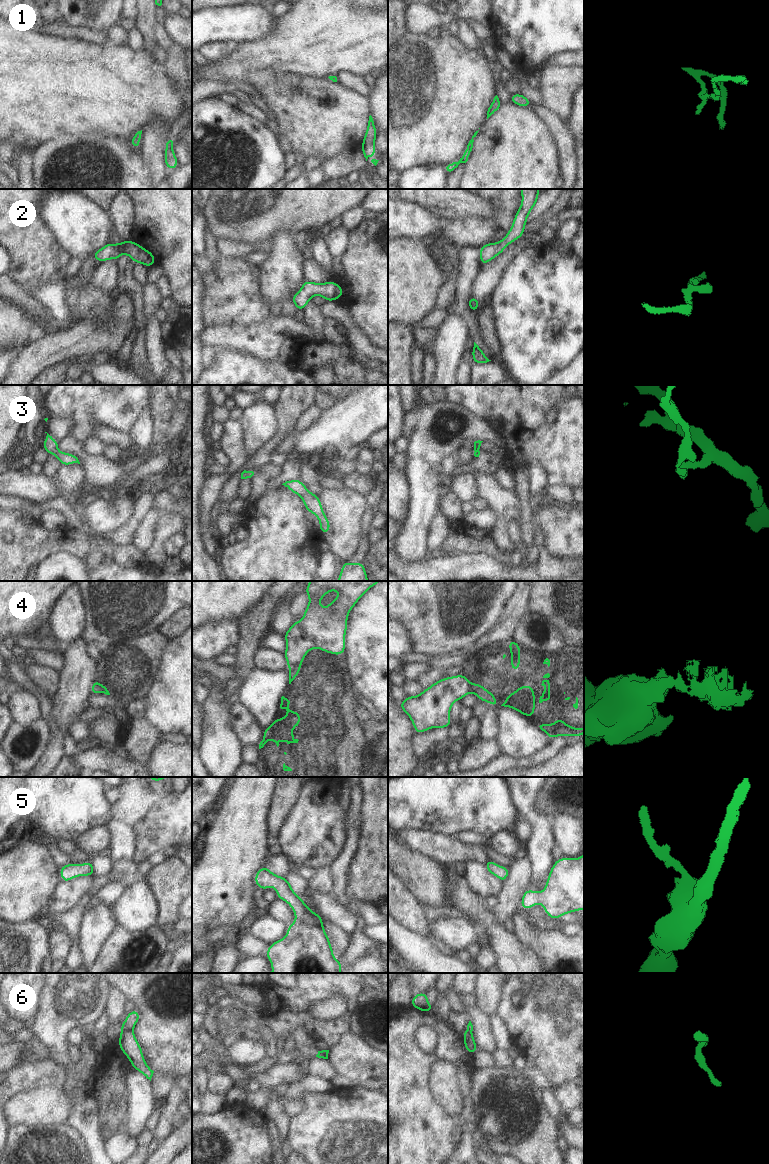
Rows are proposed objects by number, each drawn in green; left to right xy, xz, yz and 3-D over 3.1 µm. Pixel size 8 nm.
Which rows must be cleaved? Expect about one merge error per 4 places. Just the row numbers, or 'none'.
4, 6

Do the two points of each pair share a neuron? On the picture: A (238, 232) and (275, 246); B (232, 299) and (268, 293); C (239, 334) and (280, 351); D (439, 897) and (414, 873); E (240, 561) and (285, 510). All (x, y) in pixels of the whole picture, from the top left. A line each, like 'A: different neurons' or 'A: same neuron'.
A: different neurons
B: different neurons
C: same neuron
D: same neuron
E: same neuron

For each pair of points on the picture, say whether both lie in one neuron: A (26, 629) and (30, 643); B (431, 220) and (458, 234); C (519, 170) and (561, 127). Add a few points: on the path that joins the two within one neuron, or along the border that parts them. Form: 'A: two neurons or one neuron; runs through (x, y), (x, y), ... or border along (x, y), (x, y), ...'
A: two neurons; border along (31, 635), (15, 639)
B: one neuron; runs through (438, 225), (451, 230)
C: two neurons; border along (539, 116), (547, 126), (553, 139), (558, 159)

